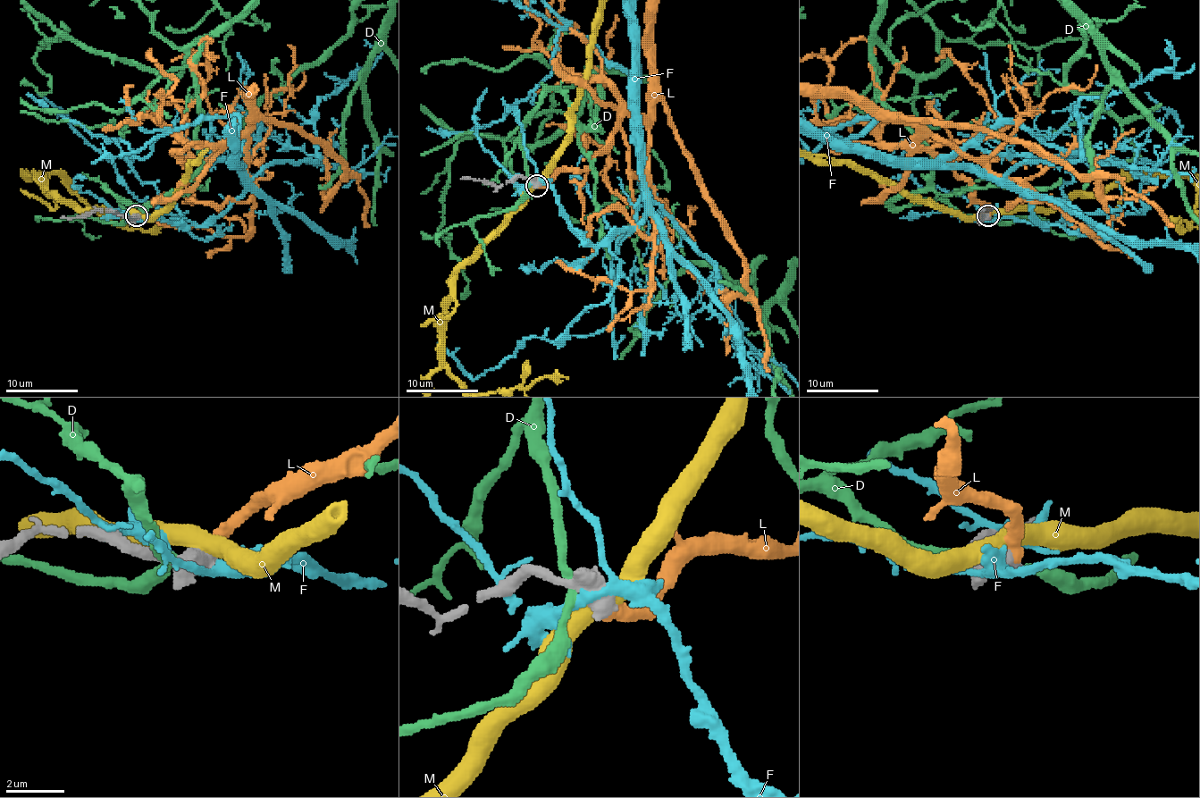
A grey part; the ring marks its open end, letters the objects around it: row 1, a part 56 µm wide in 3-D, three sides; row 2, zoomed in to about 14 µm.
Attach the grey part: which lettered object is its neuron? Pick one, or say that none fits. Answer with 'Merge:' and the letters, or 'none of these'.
Merge: L

